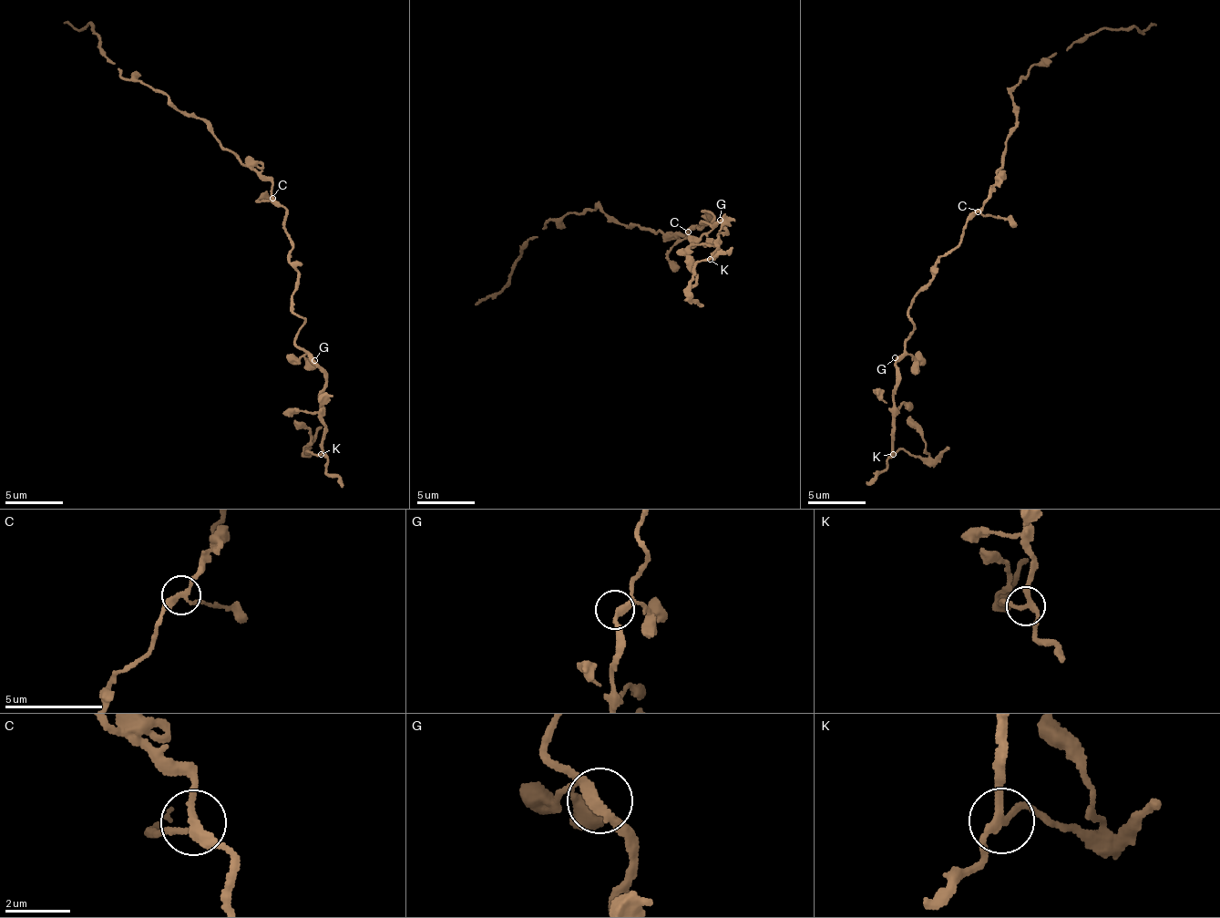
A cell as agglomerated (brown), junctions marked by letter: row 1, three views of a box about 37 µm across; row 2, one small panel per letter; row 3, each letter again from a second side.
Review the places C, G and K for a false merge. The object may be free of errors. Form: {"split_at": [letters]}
{"split_at": ["K"]}

